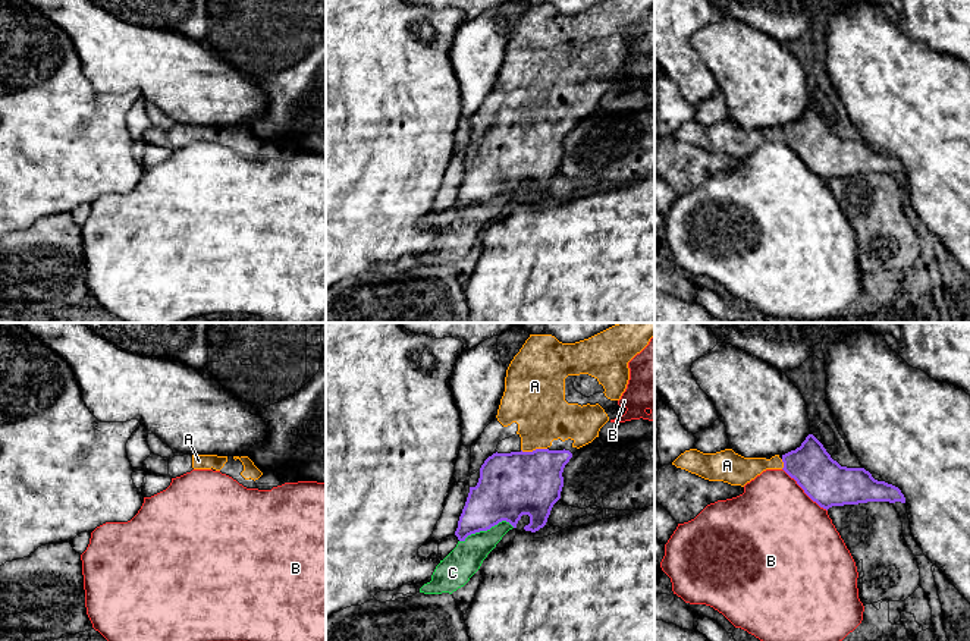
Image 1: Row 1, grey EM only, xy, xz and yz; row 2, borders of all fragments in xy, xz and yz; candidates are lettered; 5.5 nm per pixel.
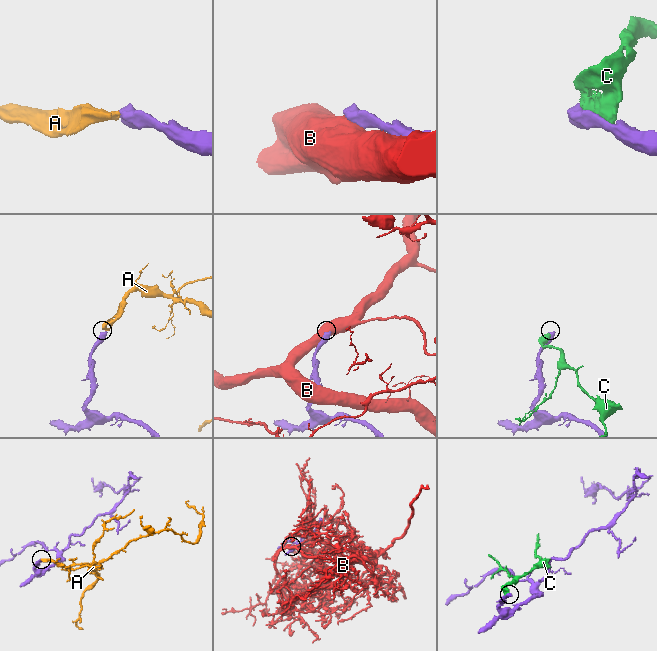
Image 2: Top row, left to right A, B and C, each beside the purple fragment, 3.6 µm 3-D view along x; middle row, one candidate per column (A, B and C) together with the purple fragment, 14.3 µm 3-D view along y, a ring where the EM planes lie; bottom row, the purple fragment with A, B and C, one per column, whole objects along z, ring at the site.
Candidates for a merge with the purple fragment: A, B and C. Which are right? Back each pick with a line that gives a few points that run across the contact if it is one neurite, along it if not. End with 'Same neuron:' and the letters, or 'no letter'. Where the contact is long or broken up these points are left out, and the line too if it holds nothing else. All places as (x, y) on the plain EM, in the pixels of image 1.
A: Line: xz (512, 156), (533, 135), (533, 122), (537, 104), (537, 77)
Same neuron: A

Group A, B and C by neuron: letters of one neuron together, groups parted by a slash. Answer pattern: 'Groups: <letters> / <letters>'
Groups: A / B / C

